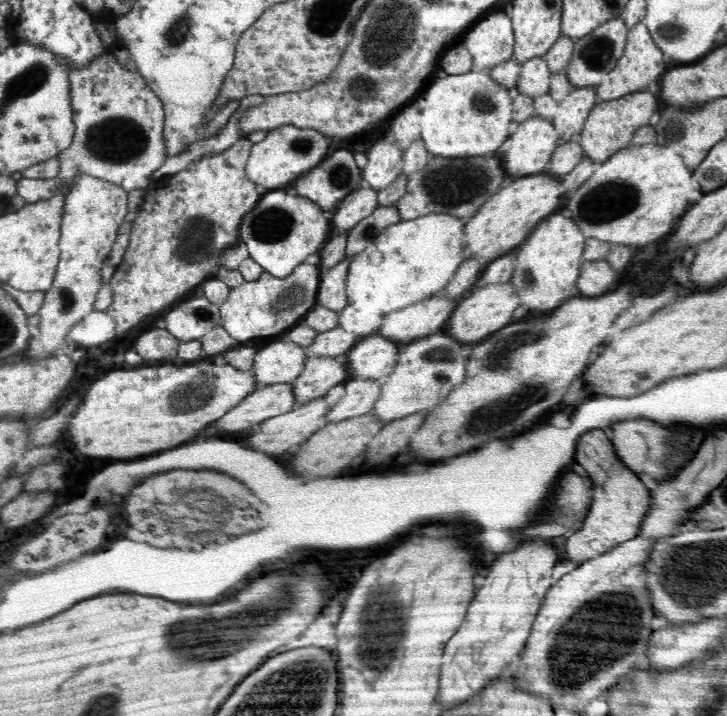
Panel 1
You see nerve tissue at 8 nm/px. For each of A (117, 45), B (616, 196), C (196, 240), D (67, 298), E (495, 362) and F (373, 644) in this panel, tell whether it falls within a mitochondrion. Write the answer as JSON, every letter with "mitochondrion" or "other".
{"A":"other","B":"mitochondrion","C":"mitochondrion","D":"mitochondrion","E":"mitochondrion","F":"mitochondrion"}

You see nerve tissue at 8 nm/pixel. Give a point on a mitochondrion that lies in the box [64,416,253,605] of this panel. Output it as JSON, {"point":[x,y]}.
{"point":[210,504]}

